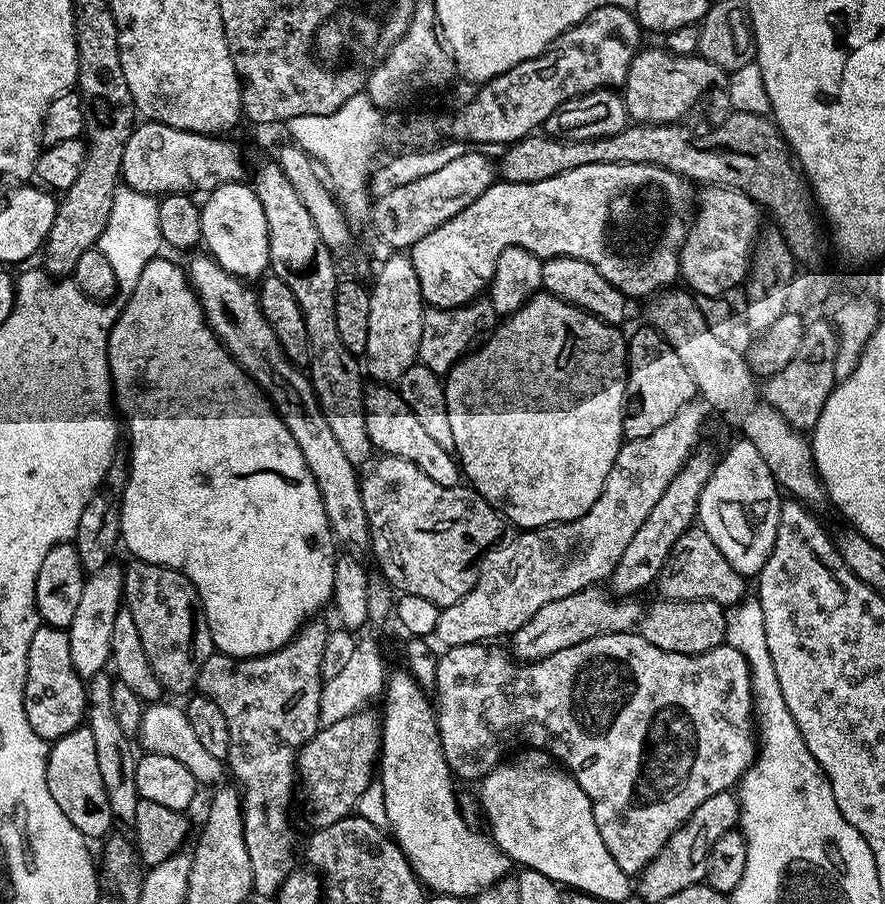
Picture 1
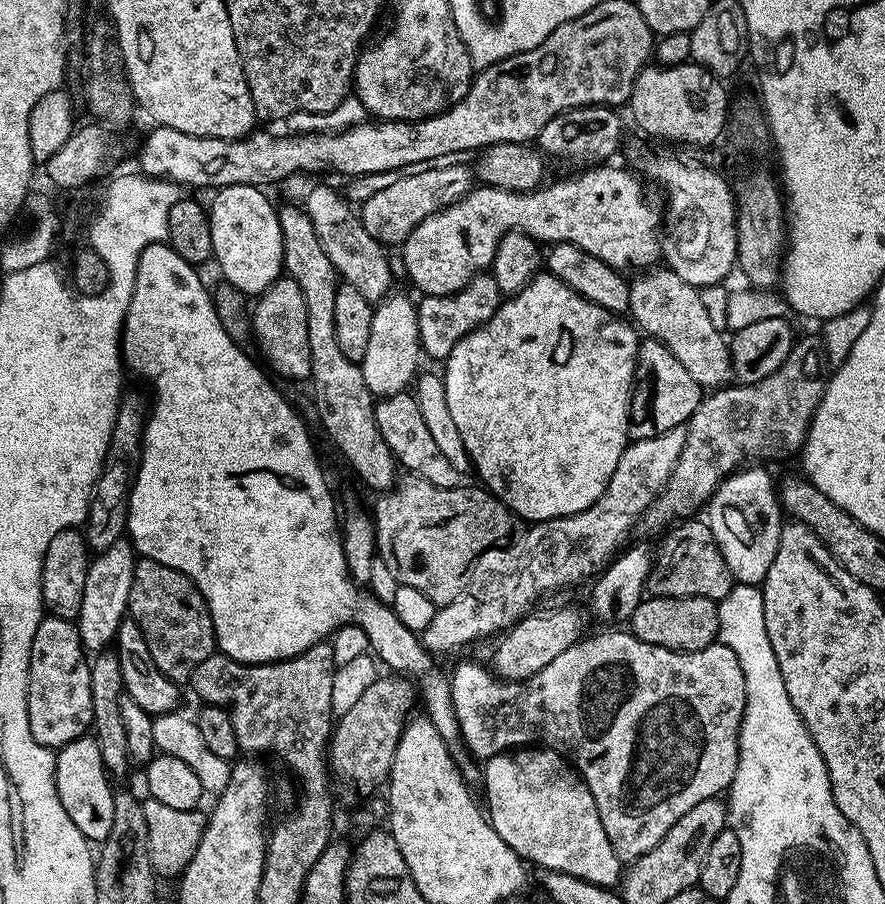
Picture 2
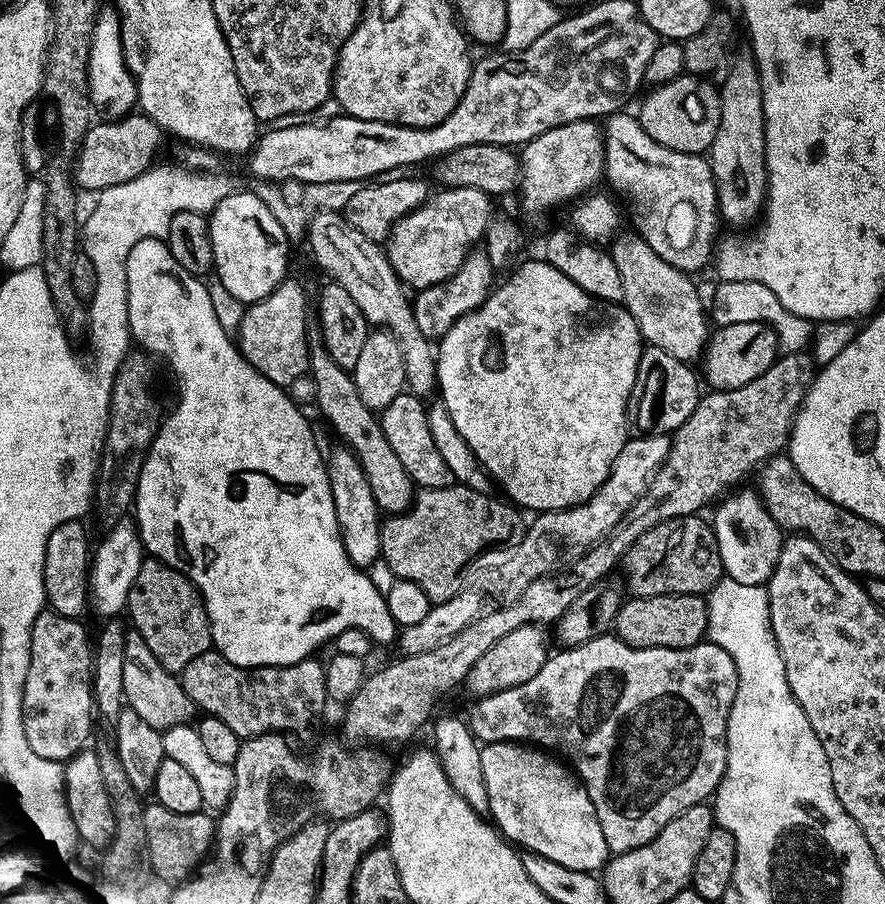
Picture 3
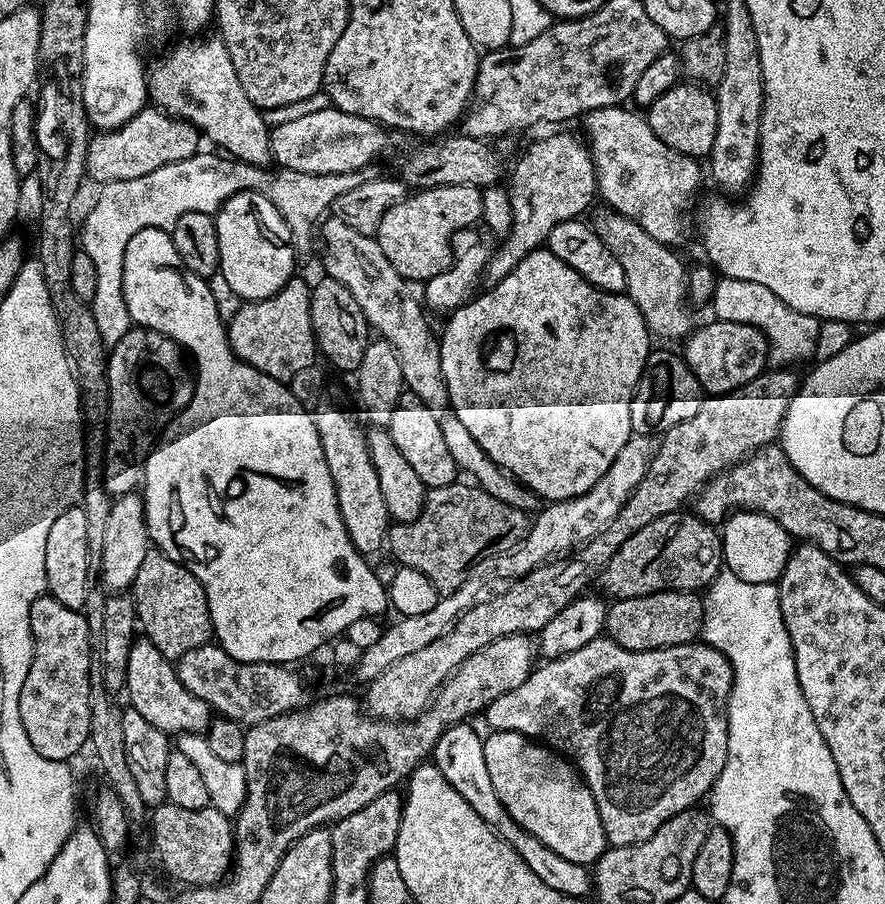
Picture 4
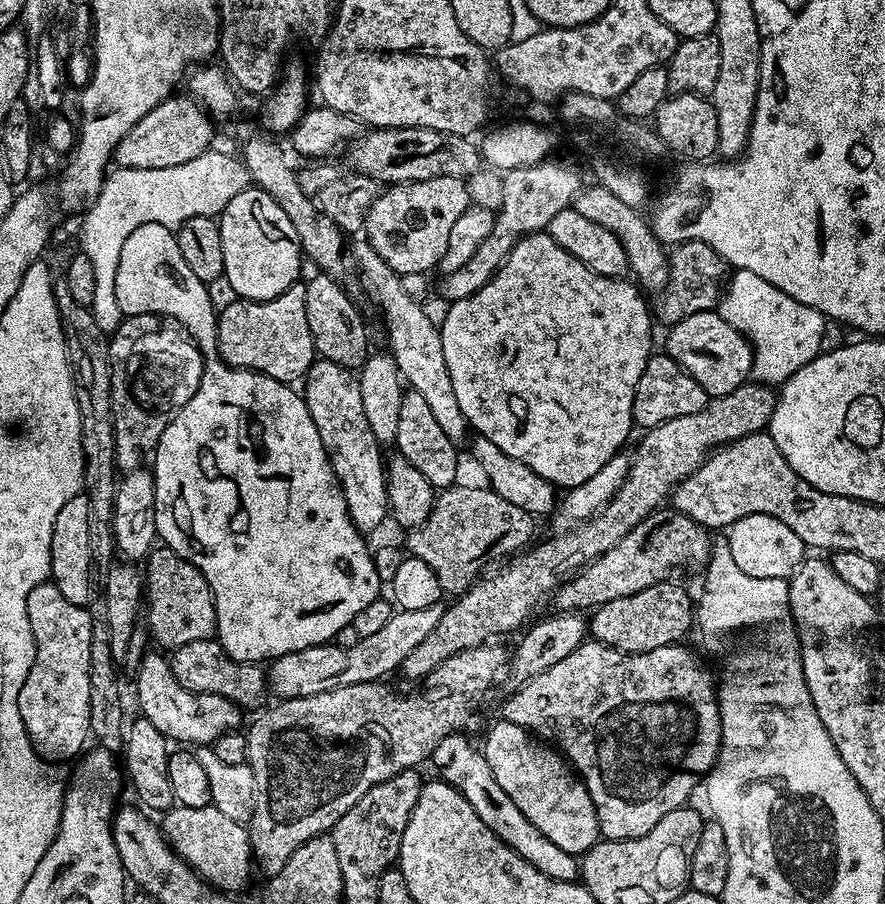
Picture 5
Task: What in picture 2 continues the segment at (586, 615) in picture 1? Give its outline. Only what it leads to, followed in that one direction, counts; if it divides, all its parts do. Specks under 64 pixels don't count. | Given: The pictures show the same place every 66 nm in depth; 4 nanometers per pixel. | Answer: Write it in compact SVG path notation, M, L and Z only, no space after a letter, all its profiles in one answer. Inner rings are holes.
M552 608L549 612L535 612L521 616L499 637L500 645L492 656L491 667L495 675L505 682L530 679L538 674L538 670L542 670L542 666L550 666L558 654L570 650L570 646L574 646L585 635L584 616L576 608Z

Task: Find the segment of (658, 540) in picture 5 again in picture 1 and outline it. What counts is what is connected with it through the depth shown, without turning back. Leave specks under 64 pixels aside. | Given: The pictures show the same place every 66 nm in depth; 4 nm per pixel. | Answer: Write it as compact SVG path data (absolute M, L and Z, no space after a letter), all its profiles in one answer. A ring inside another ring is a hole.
M699 526L688 528L674 542L674 550L666 558L658 581L659 595L665 600L709 600L725 606L740 603L745 599L746 578L726 562L726 554L714 546L714 538Z

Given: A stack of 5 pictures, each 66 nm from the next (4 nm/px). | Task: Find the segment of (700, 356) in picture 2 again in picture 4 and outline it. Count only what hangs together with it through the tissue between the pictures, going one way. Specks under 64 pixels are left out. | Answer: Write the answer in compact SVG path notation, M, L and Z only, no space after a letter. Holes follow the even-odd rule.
M607 206L597 207L590 216L592 228L606 242L626 272L625 293L631 298L653 335L685 339L693 331L692 316L684 308L687 297L687 269L669 245L651 238L642 226Z

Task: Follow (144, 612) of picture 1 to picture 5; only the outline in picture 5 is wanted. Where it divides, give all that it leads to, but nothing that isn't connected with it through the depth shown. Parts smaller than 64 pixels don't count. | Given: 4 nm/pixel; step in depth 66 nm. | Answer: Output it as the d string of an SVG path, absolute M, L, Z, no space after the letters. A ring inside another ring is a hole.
M163 546L157 547L147 557L147 564L146 620L148 616L152 636L161 644L159 647L175 650L186 646L186 642L213 639L216 634L216 603L200 569Z

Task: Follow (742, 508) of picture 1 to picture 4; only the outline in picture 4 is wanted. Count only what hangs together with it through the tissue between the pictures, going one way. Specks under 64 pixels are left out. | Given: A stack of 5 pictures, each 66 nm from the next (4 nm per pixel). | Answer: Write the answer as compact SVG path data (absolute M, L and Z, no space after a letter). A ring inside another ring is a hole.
M733 512L722 524L724 564L727 571L738 574L742 582L776 584L794 547L793 537L788 535L774 518L761 512Z

